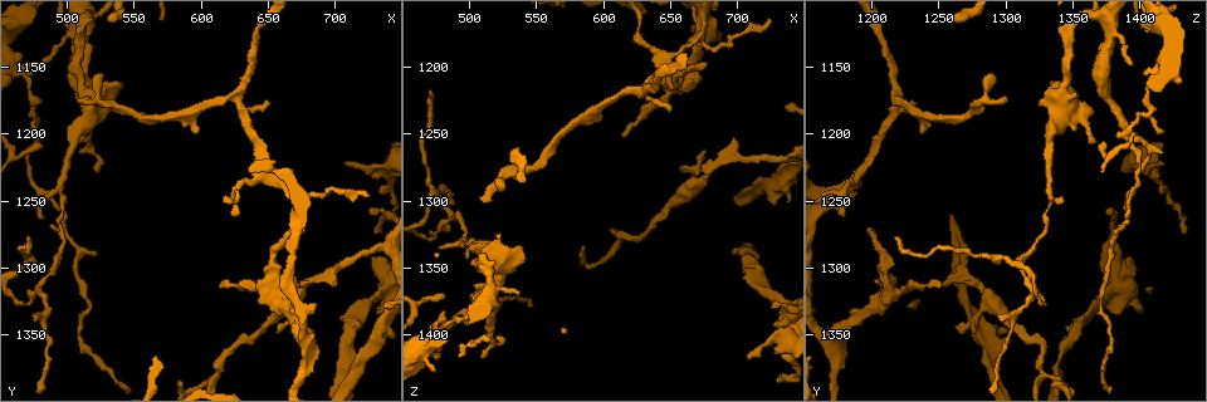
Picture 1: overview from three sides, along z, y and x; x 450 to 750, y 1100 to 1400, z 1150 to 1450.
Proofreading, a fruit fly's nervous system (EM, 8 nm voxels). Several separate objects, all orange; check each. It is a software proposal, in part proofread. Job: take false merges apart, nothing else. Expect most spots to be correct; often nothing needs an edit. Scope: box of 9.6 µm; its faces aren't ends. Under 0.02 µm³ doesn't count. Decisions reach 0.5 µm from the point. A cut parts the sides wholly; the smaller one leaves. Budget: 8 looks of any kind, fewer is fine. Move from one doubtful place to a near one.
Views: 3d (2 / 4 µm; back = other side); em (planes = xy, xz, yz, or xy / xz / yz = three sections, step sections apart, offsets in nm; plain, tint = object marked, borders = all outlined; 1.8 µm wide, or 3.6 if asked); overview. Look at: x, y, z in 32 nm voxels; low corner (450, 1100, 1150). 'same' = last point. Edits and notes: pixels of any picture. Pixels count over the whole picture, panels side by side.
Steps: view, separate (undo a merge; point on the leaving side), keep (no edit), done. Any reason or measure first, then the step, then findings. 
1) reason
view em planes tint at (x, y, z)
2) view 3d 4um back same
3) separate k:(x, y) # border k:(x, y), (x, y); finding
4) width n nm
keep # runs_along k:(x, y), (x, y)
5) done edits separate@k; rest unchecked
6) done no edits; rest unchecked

sudden change in width
view 3d 4um at (494, 1248, 1334)

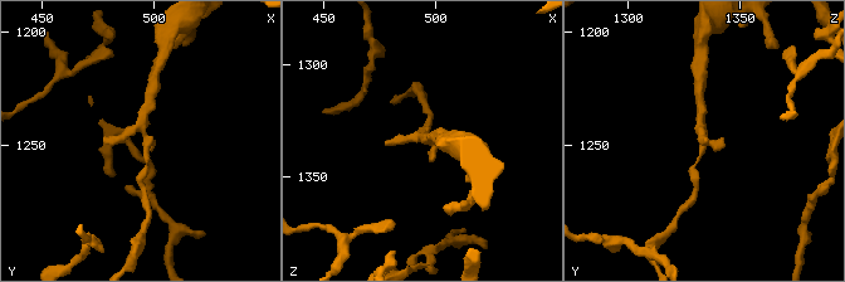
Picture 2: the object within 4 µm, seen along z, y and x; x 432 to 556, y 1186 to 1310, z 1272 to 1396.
shape alone is not enough
view em planes tint at (495, 1247, 1334)

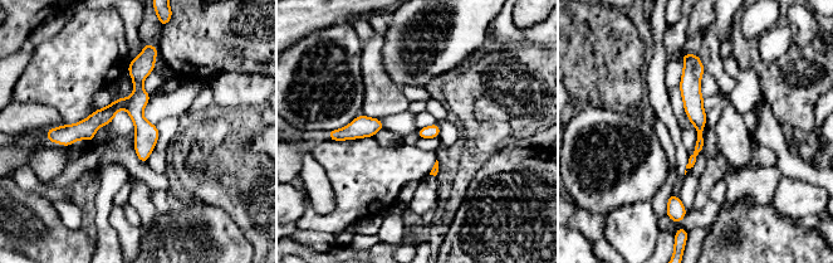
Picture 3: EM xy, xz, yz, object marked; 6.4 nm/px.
width 80 nm
keep # runs_along 3:(152, 58), (128, 103), (60, 137); one cell here

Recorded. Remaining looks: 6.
view 3d 4um at (514, 1168, 1344)

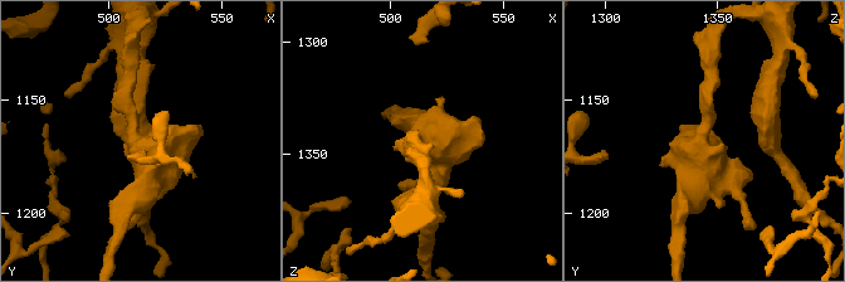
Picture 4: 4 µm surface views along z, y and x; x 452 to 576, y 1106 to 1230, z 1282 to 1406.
view em 3.6um planes tint at (512, 1168, 1343)

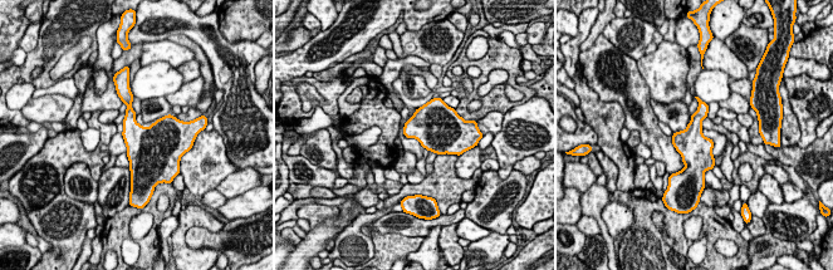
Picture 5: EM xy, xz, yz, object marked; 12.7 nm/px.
width 400 nm
keep # all the same cell

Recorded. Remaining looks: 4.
three arms meet
view 3d 4um at (626, 1172, 1218)

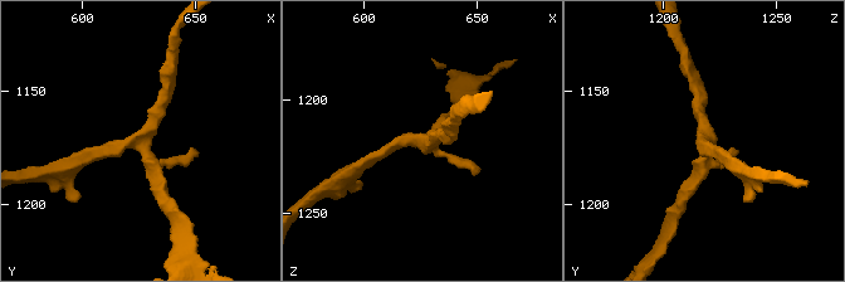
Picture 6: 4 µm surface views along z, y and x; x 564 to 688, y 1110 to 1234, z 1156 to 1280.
shape alone is not enough
view em planes tint at (627, 1173, 1220)

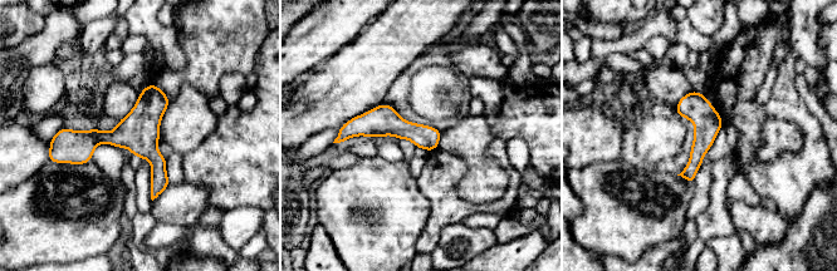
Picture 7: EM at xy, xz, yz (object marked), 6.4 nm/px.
keep # runs_along 7:(64, 139), (133, 137), (165, 182); continuous, no second cell

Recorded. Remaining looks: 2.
done no edits; rest unchecked

